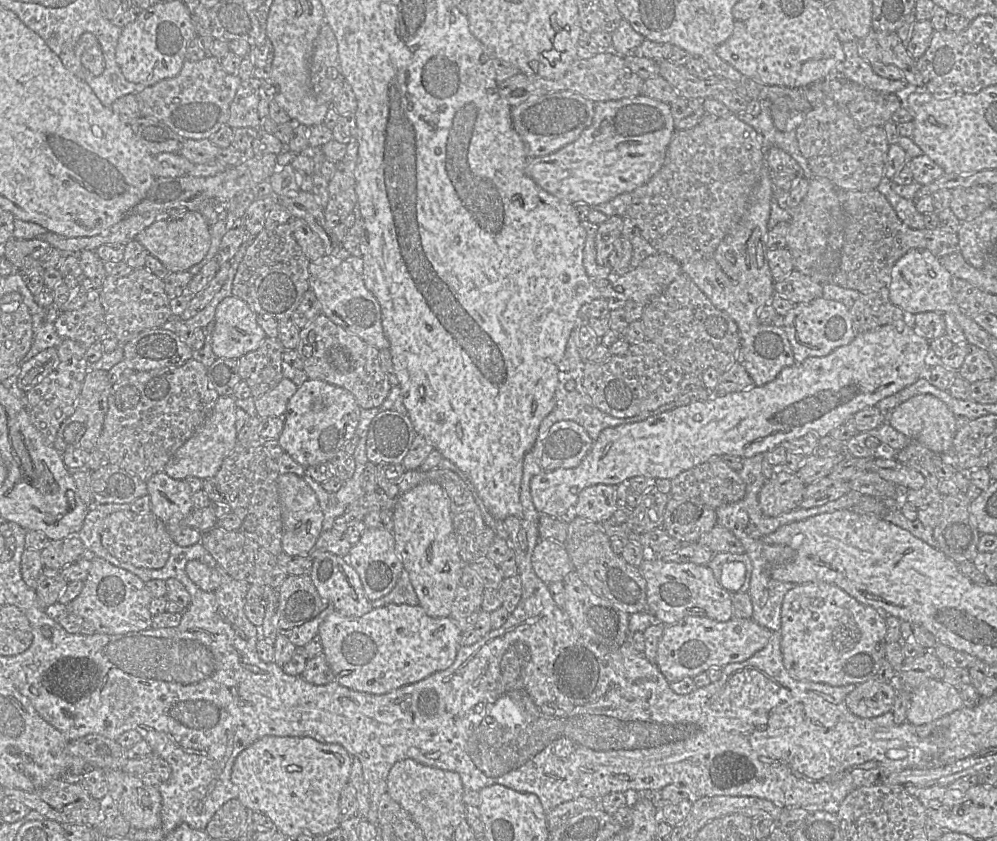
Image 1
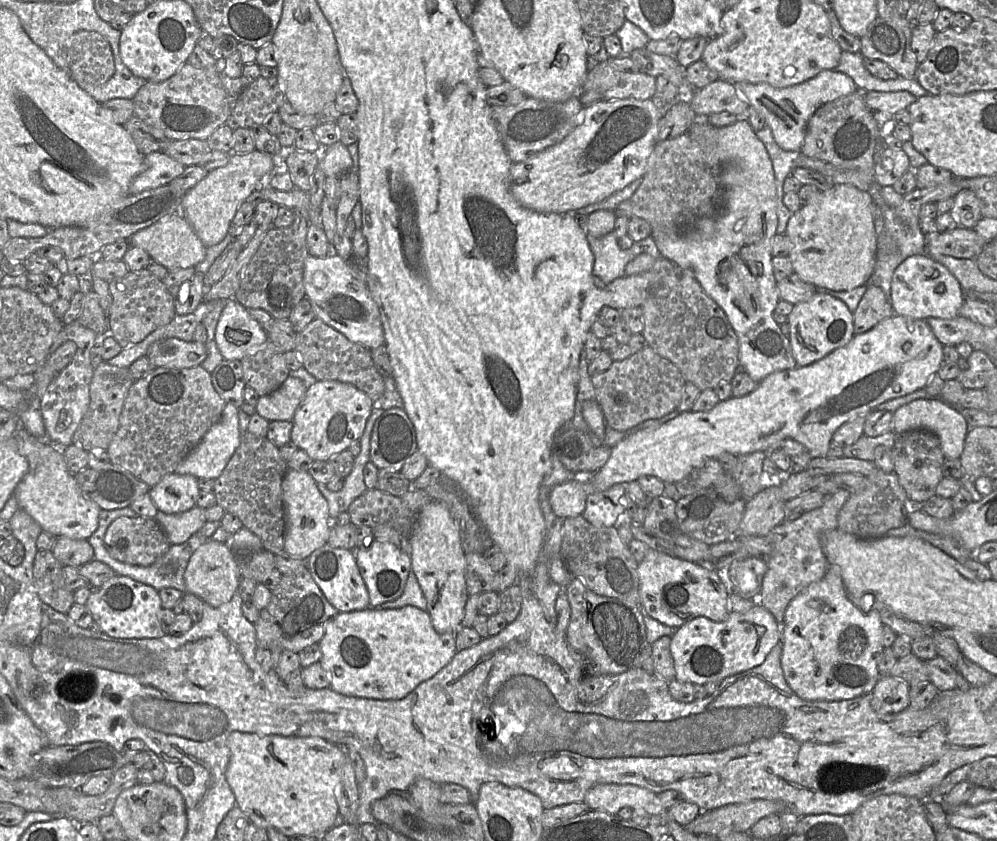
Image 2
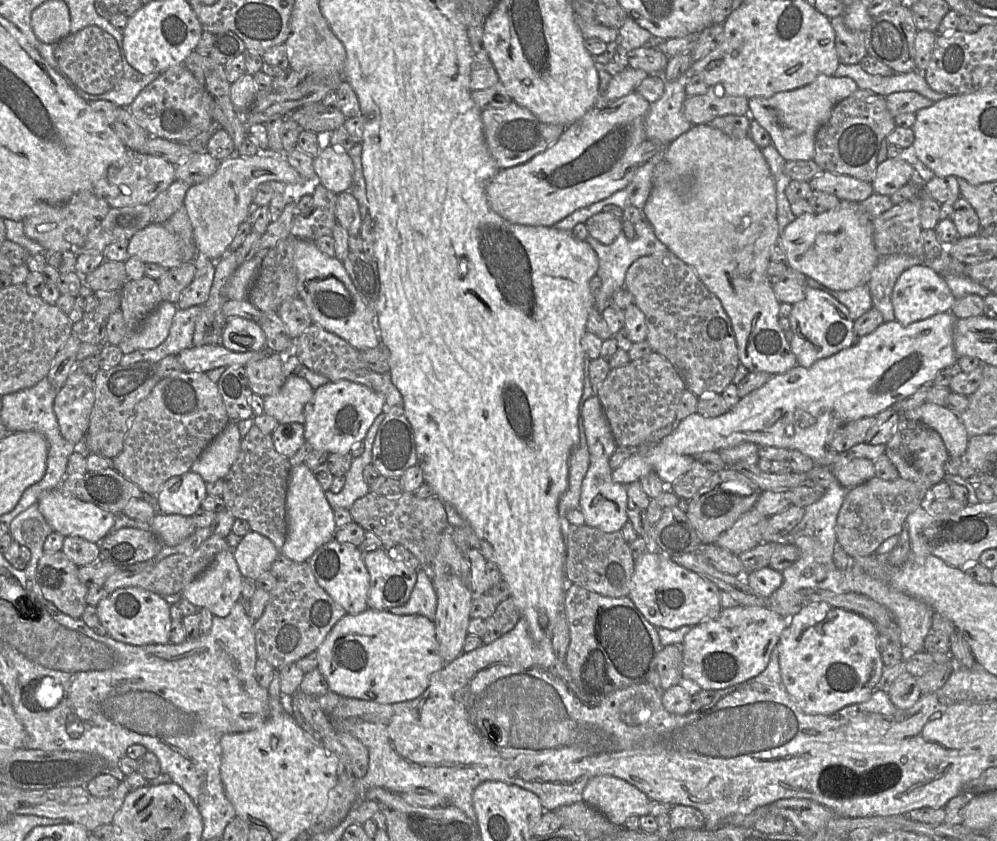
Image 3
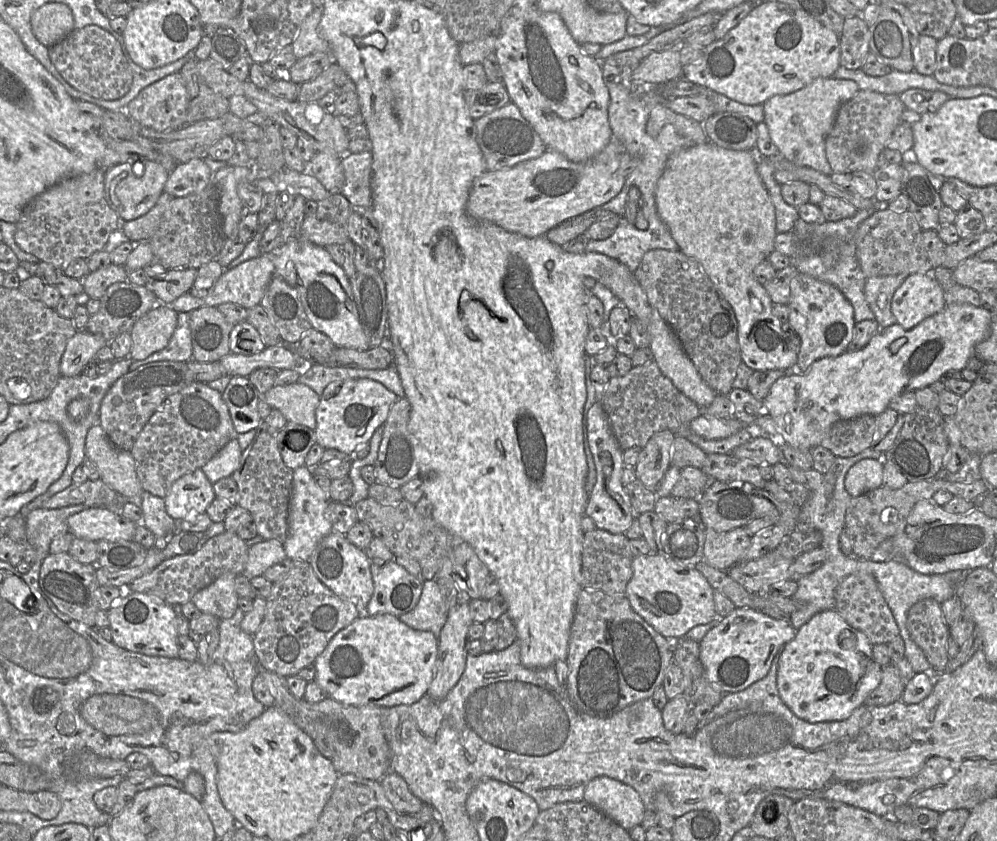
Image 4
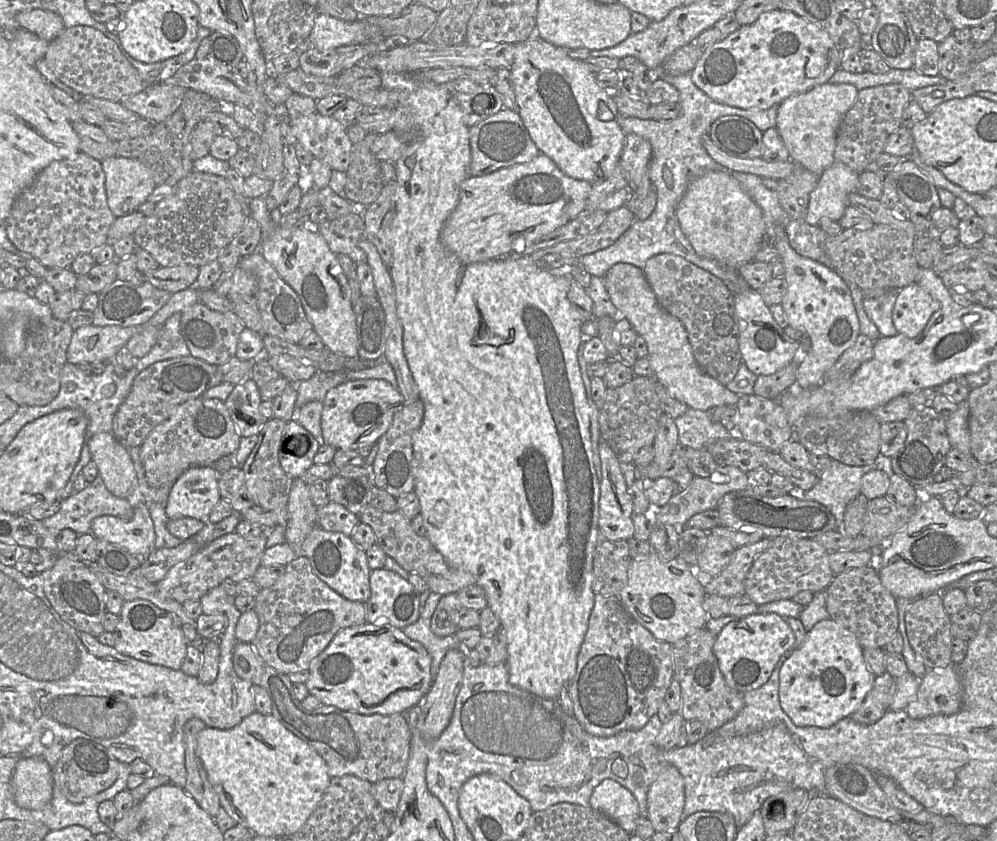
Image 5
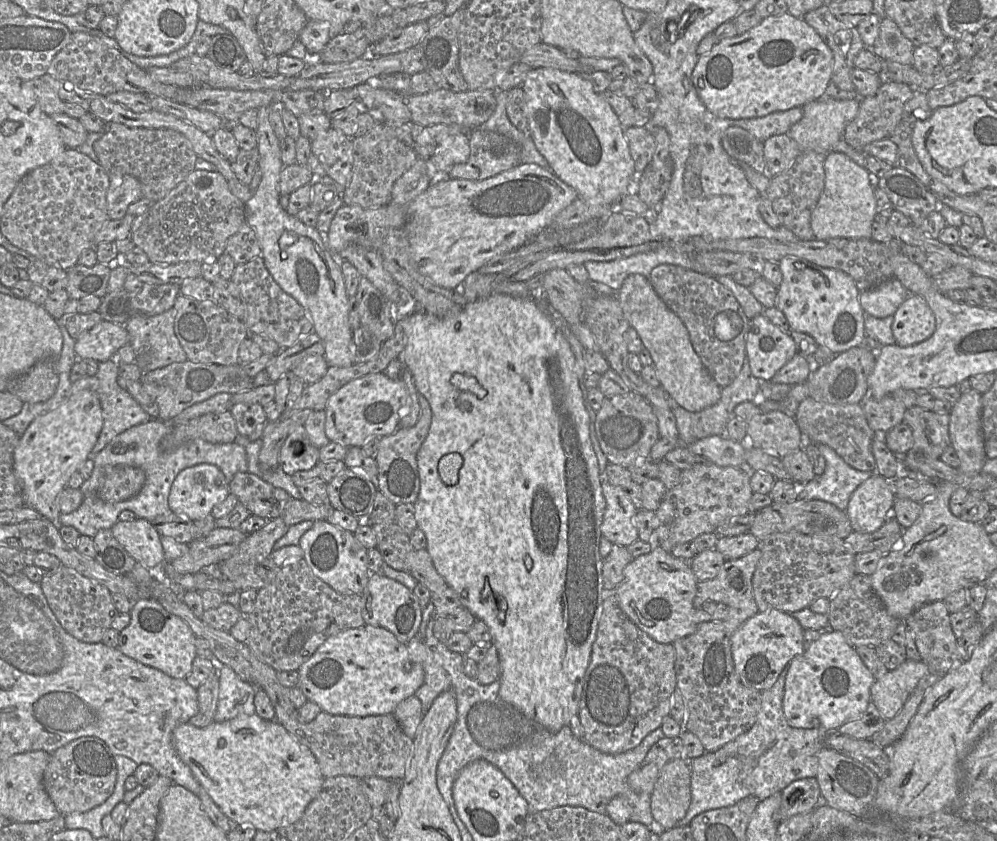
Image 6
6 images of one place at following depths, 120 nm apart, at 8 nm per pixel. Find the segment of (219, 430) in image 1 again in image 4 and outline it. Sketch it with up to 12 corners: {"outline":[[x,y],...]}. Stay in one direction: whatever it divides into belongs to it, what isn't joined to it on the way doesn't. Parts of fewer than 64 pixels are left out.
{"outline":[[230,440],[204,466],[209,481],[231,476],[240,466],[242,450]]}

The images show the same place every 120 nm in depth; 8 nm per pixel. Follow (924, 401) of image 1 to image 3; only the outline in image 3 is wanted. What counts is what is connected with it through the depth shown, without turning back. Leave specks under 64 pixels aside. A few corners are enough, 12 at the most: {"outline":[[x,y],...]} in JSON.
{"outline":[[925,402],[904,411],[936,430],[948,455],[961,457],[969,435],[947,407]]}

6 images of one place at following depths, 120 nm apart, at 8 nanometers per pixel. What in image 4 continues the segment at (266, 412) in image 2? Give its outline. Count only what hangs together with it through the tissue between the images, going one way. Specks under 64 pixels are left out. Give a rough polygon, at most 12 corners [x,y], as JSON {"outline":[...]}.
{"outline":[[299,382],[262,399],[287,421],[316,428],[320,396]]}

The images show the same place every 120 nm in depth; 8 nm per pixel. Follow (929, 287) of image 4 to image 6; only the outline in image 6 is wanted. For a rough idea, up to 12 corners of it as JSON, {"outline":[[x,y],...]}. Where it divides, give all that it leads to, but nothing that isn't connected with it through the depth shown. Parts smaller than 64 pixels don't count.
{"outline":[[910,293],[893,316],[901,347],[935,332],[935,315]]}

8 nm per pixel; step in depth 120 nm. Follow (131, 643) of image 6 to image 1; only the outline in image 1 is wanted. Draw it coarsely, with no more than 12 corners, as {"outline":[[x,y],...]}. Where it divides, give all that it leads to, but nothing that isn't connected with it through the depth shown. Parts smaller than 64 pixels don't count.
{"outline":[[87,550],[81,593],[65,605],[96,633],[150,629],[140,577]]}

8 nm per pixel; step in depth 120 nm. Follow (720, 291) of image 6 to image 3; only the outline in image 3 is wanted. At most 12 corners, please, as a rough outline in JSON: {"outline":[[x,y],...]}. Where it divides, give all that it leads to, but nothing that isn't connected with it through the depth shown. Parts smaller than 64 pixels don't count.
{"outline":[[672,252],[642,256],[624,288],[646,340],[696,396],[740,364],[732,322]]}

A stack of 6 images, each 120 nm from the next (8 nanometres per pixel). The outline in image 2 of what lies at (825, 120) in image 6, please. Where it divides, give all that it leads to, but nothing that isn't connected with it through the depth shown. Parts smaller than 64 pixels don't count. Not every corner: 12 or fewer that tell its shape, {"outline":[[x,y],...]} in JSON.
{"outline":[[823,70],[786,88],[733,85],[776,143],[801,150],[820,106],[854,93],[851,77]]}

